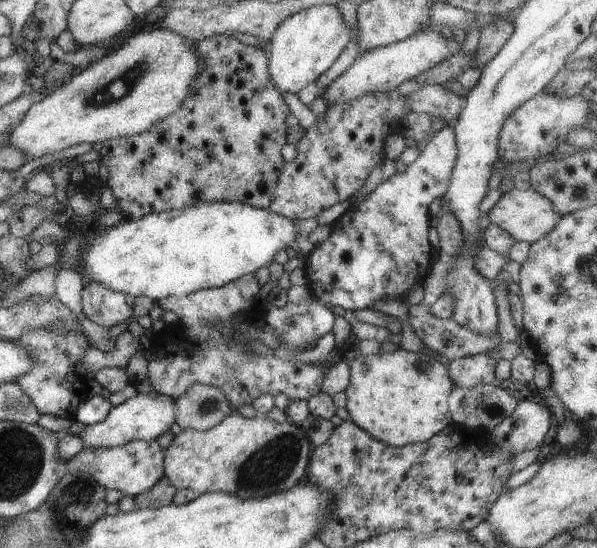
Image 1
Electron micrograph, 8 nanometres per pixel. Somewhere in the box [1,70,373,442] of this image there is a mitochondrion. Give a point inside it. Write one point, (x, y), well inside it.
(209, 406)

